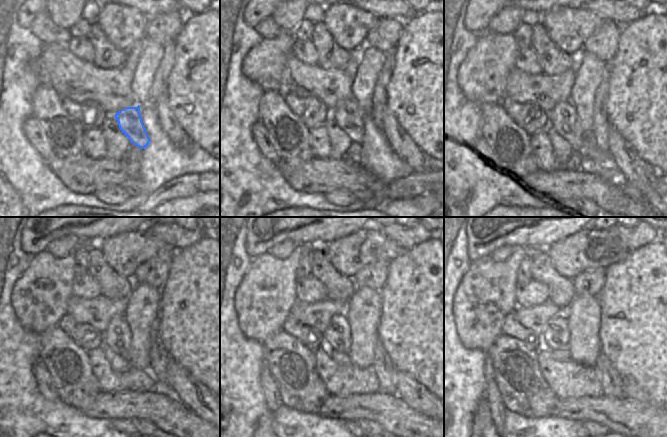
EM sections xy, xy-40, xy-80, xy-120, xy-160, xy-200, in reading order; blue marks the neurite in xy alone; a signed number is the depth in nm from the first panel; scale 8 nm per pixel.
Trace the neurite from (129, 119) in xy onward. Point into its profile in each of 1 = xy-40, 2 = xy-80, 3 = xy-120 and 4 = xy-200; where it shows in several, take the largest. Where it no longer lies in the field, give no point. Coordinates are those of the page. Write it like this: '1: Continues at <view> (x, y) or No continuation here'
1: Continues at xy-40 (349, 117)
2: Continues at xy-80 (563, 115)
3: Continues at xy-120 (116, 337)
4: Continues at xy-200 (556, 335)

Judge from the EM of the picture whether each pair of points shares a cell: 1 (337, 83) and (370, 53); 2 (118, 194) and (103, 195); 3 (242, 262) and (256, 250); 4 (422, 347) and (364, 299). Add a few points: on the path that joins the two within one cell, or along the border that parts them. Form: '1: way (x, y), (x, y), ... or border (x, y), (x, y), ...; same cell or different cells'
1: border (365, 46), (354, 81), (351, 84); different cells
2: way (114, 195), (107, 195); same cell
3: border (245, 233), (244, 247), (251, 259); different cells
4: border (380, 291), (381, 313), (377, 336); different cells

